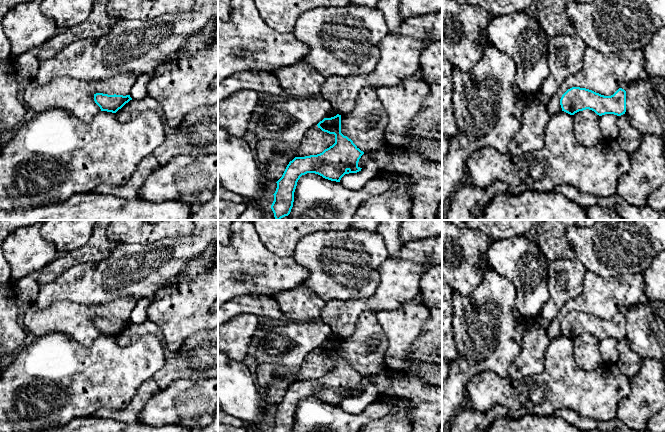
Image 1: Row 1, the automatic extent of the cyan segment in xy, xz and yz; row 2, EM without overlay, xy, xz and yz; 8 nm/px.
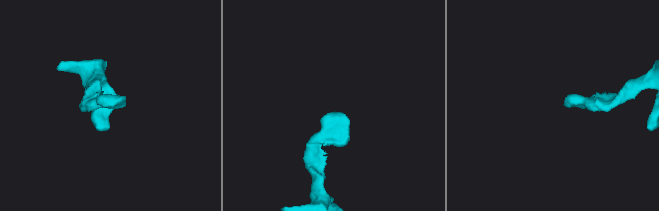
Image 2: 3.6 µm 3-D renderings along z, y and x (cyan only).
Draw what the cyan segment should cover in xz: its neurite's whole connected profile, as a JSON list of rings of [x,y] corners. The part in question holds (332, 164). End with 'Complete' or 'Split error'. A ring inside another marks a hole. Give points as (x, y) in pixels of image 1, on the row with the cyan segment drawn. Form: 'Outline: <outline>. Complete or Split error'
Outline: [[[341,115],[324,118],[318,128],[335,135],[335,143],[322,153],[295,157],[287,165],[282,177],[276,182],[277,188],[271,209],[276,220],[288,216],[294,202],[294,192],[302,175],[315,173],[325,179],[340,182],[345,174],[357,173],[359,159],[364,154],[351,139],[341,133]]]. Complete

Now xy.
Outline: [[[103,93],[94,94],[94,101],[100,107],[101,111],[112,113],[116,113],[130,100],[132,100],[130,95],[108,95]]]. Complete

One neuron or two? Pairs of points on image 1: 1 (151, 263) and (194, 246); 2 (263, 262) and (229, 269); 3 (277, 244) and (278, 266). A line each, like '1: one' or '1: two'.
1: one
2: one
3: two

